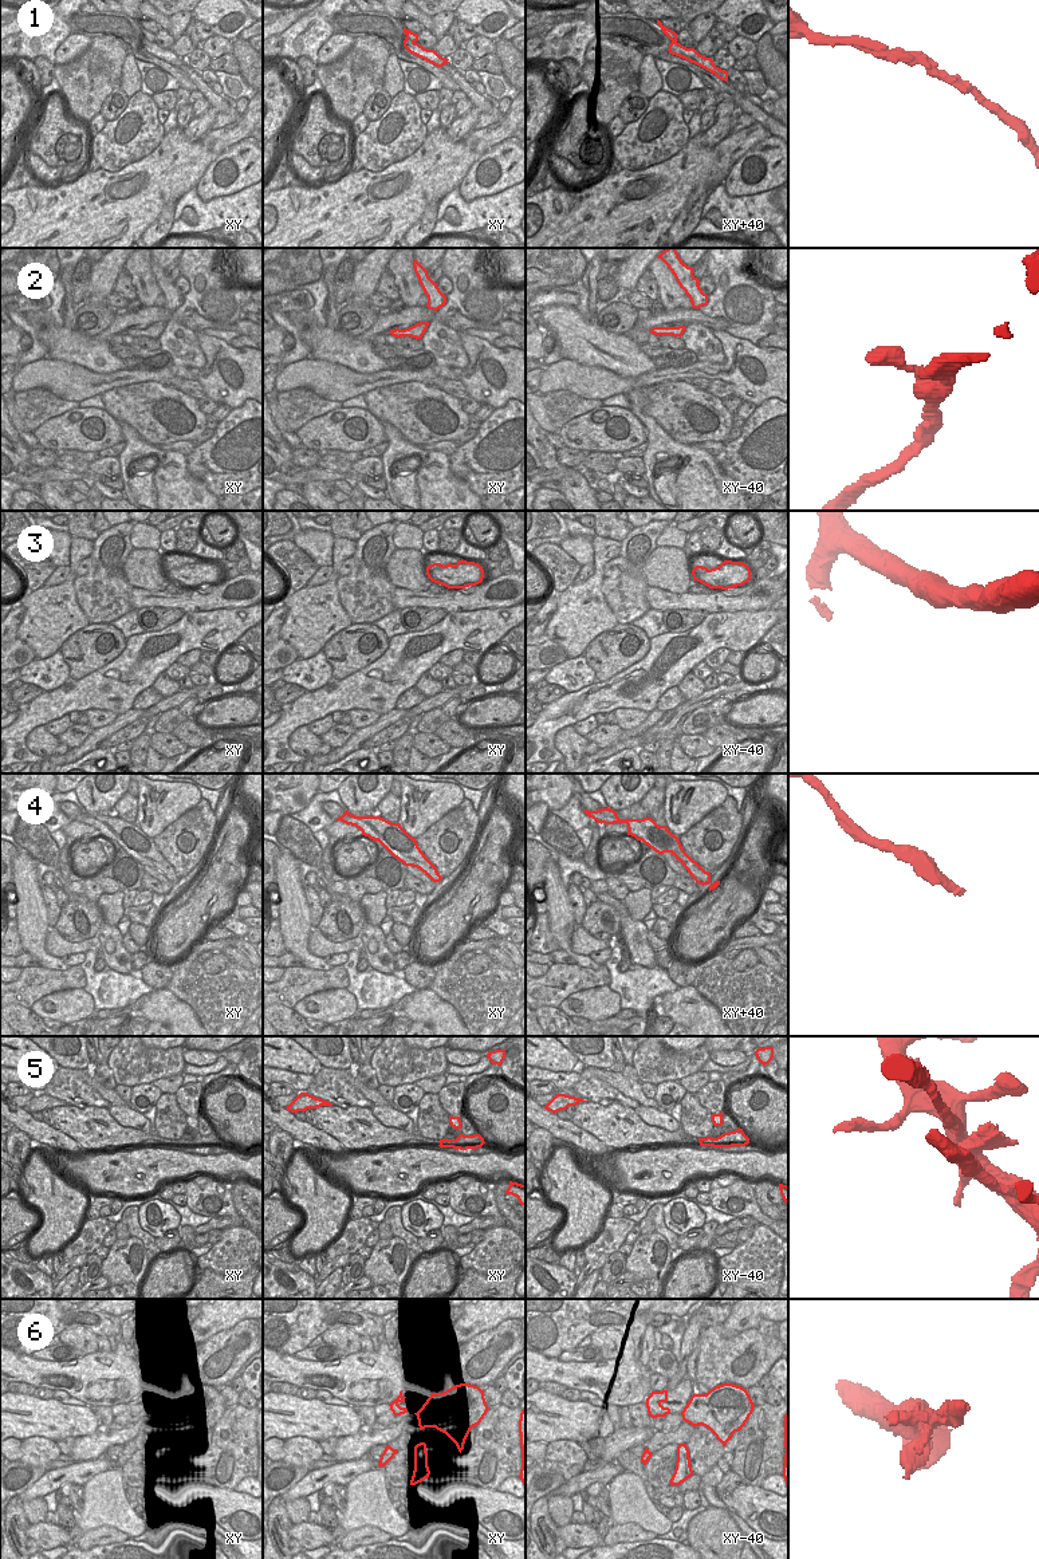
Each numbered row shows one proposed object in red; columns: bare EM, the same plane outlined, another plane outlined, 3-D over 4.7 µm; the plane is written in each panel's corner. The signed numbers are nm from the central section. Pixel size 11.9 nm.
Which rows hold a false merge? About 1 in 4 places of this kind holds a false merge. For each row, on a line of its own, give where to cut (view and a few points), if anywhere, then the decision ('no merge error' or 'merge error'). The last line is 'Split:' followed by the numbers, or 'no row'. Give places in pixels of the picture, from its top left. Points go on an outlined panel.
1: no cut; no merge error
2: no cut; no merge error
3: no cut; no merge error
4: no cut; no merge error
5: no cut; no merge error
6: no cut; no merge error
Split: no row

